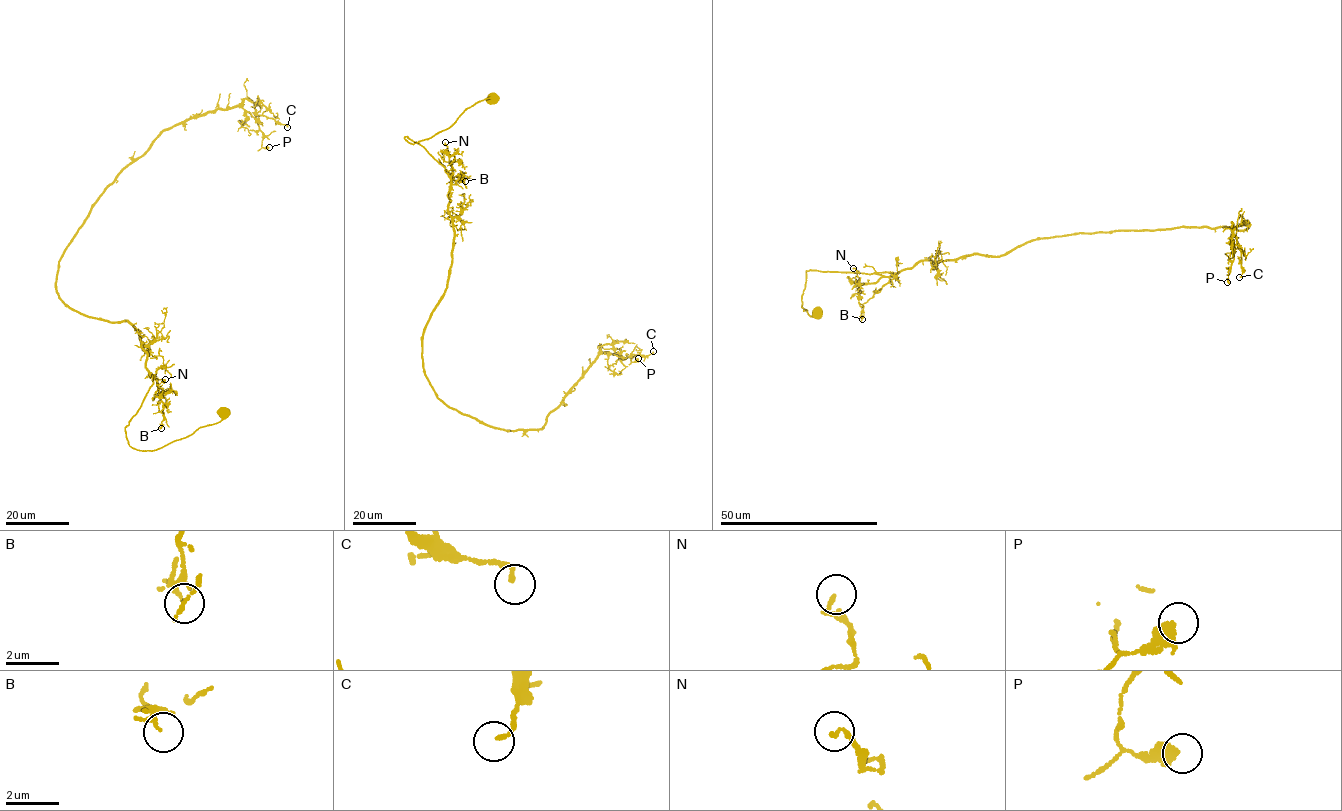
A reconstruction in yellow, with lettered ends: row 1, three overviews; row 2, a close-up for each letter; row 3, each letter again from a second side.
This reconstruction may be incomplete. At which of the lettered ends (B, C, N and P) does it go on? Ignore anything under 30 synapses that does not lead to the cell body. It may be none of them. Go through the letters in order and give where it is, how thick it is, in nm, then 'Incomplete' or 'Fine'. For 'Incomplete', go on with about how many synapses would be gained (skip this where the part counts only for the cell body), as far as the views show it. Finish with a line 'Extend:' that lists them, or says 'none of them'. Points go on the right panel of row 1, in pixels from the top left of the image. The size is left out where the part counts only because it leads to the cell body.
B: Place: (862, 319). Thickness 110 nm. Fine
C: Place: (1239, 277). Thickness 140 nm. Fine
N: Place: (853, 268). Thickness 120 nm. Fine
P: Place: (1227, 282). Thickness 220 nm. Fine
Extend: none of them

